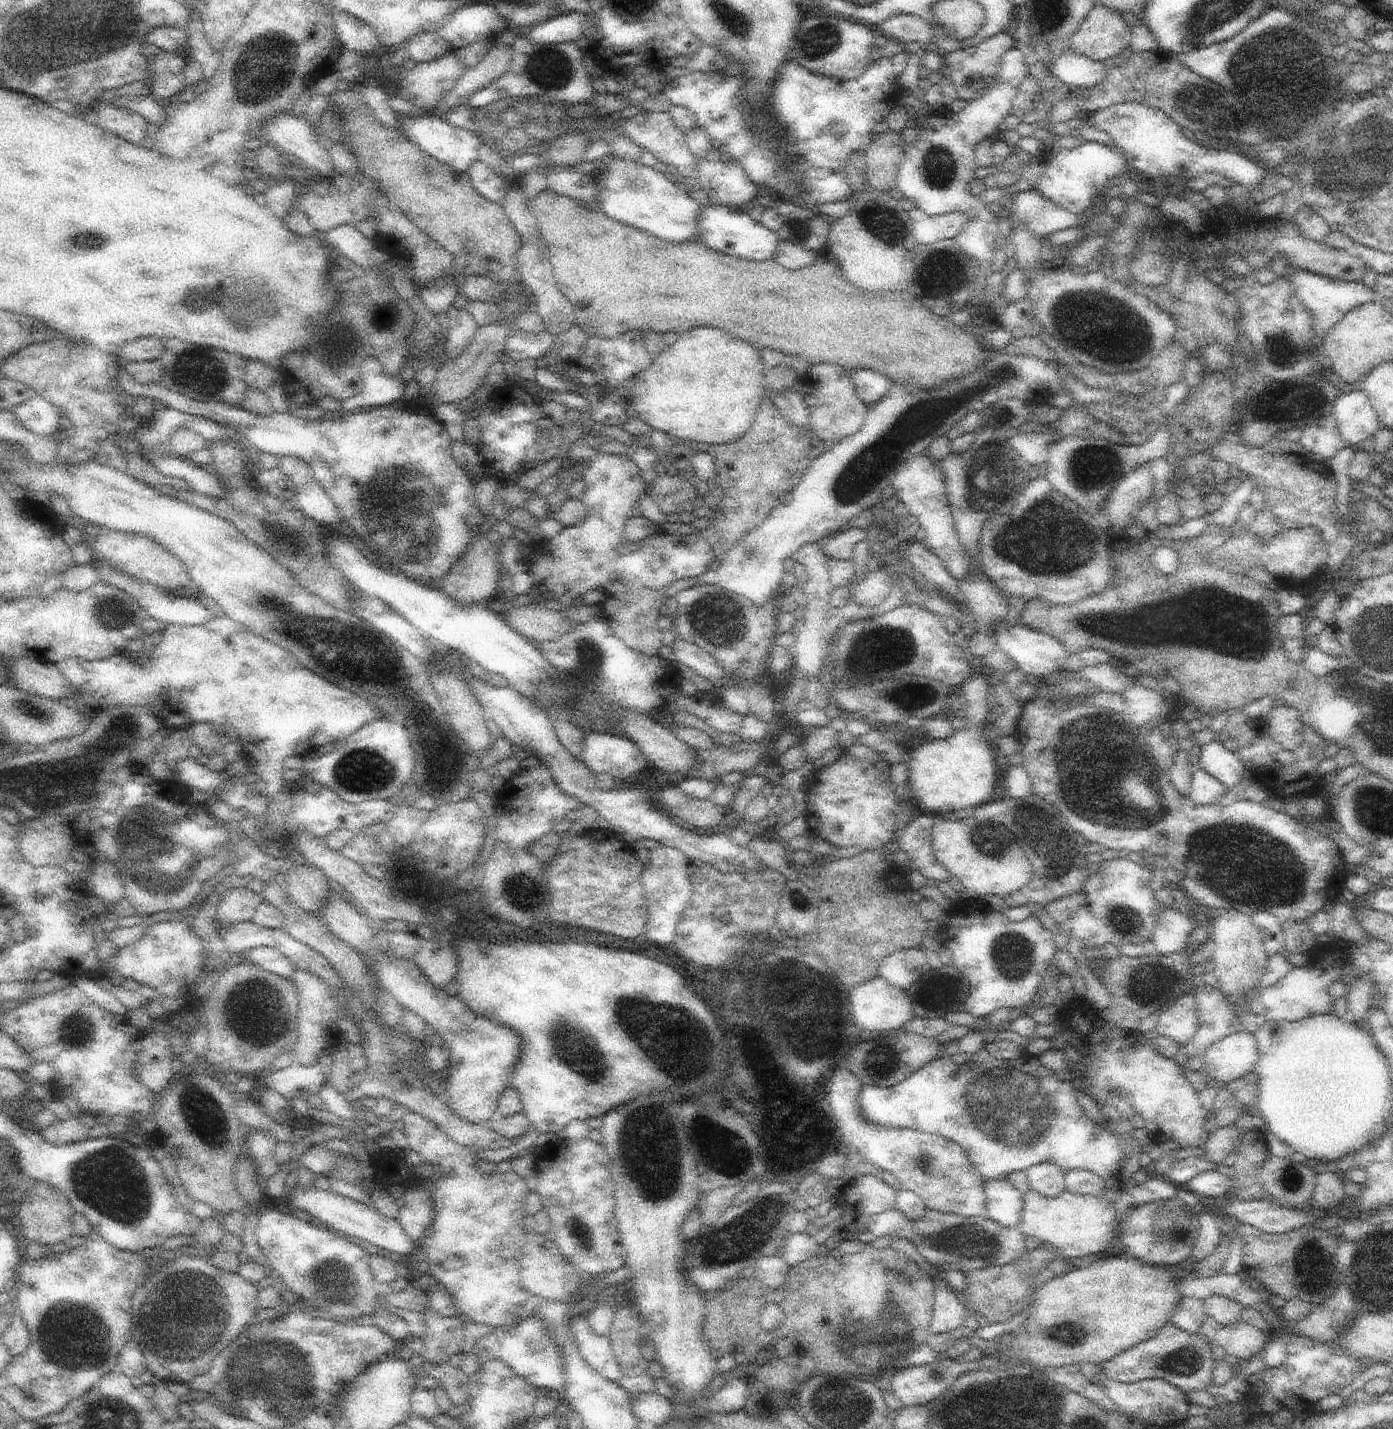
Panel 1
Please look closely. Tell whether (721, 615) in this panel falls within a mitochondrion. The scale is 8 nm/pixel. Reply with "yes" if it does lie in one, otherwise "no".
yes

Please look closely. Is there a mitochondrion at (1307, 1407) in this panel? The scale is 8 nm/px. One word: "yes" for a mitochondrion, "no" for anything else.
no

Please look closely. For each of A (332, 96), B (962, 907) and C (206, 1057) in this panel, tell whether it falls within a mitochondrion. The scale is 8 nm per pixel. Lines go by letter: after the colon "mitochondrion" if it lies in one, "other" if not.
A: other
B: other
C: other

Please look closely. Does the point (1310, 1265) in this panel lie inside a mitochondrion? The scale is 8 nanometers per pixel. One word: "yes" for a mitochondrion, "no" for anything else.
yes

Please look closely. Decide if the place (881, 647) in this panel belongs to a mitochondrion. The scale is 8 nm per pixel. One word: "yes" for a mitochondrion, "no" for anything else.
yes

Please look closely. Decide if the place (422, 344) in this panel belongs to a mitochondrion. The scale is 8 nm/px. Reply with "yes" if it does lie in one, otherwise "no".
yes

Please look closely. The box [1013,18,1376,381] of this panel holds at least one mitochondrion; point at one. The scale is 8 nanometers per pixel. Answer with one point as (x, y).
(1268, 78)

